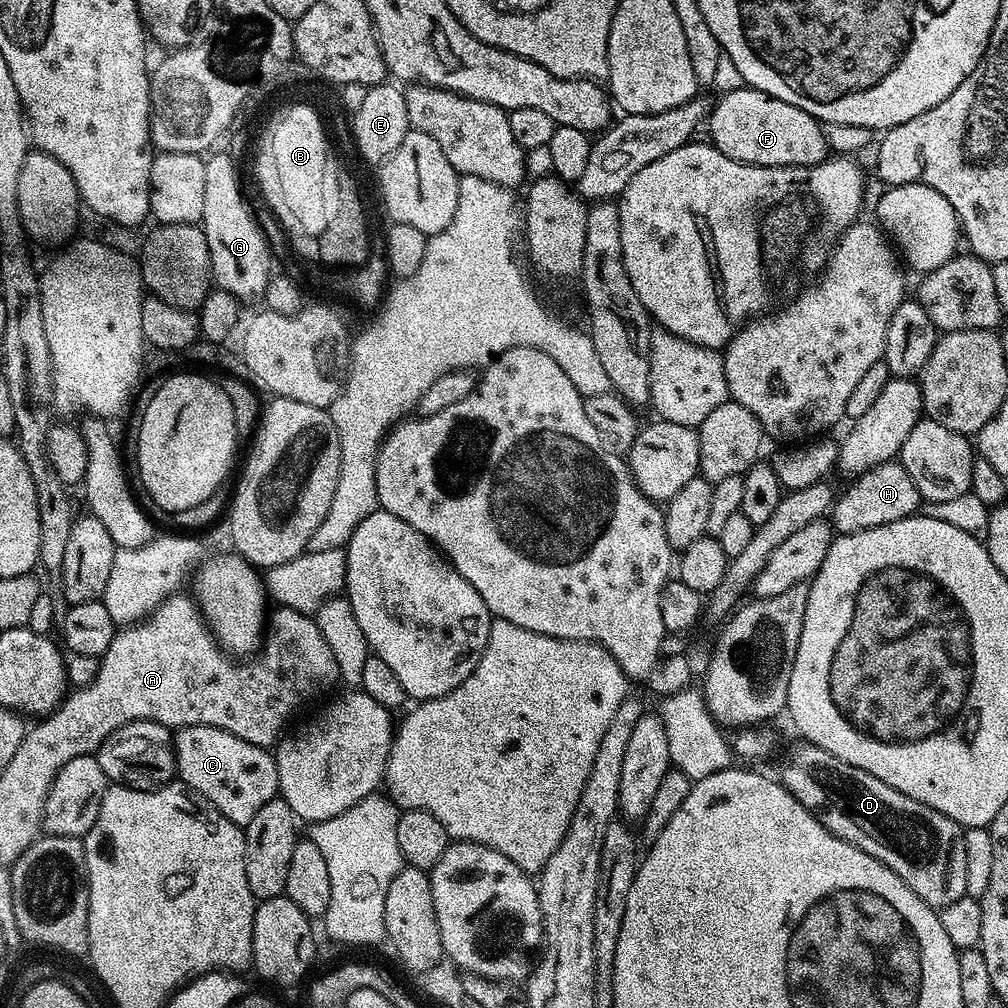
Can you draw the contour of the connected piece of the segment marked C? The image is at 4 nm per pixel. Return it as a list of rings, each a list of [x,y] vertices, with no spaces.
[[[214,726],[181,728],[175,733],[174,739],[176,741],[176,770],[179,779],[189,788],[193,788],[208,803],[213,804],[223,816],[230,818],[230,822],[247,826],[250,818],[254,818],[254,814],[258,814],[258,810],[262,810],[266,802],[277,799],[280,791],[278,766],[275,755],[269,749],[259,748],[250,742],[242,742],[242,738],[226,730],[218,730]]]

